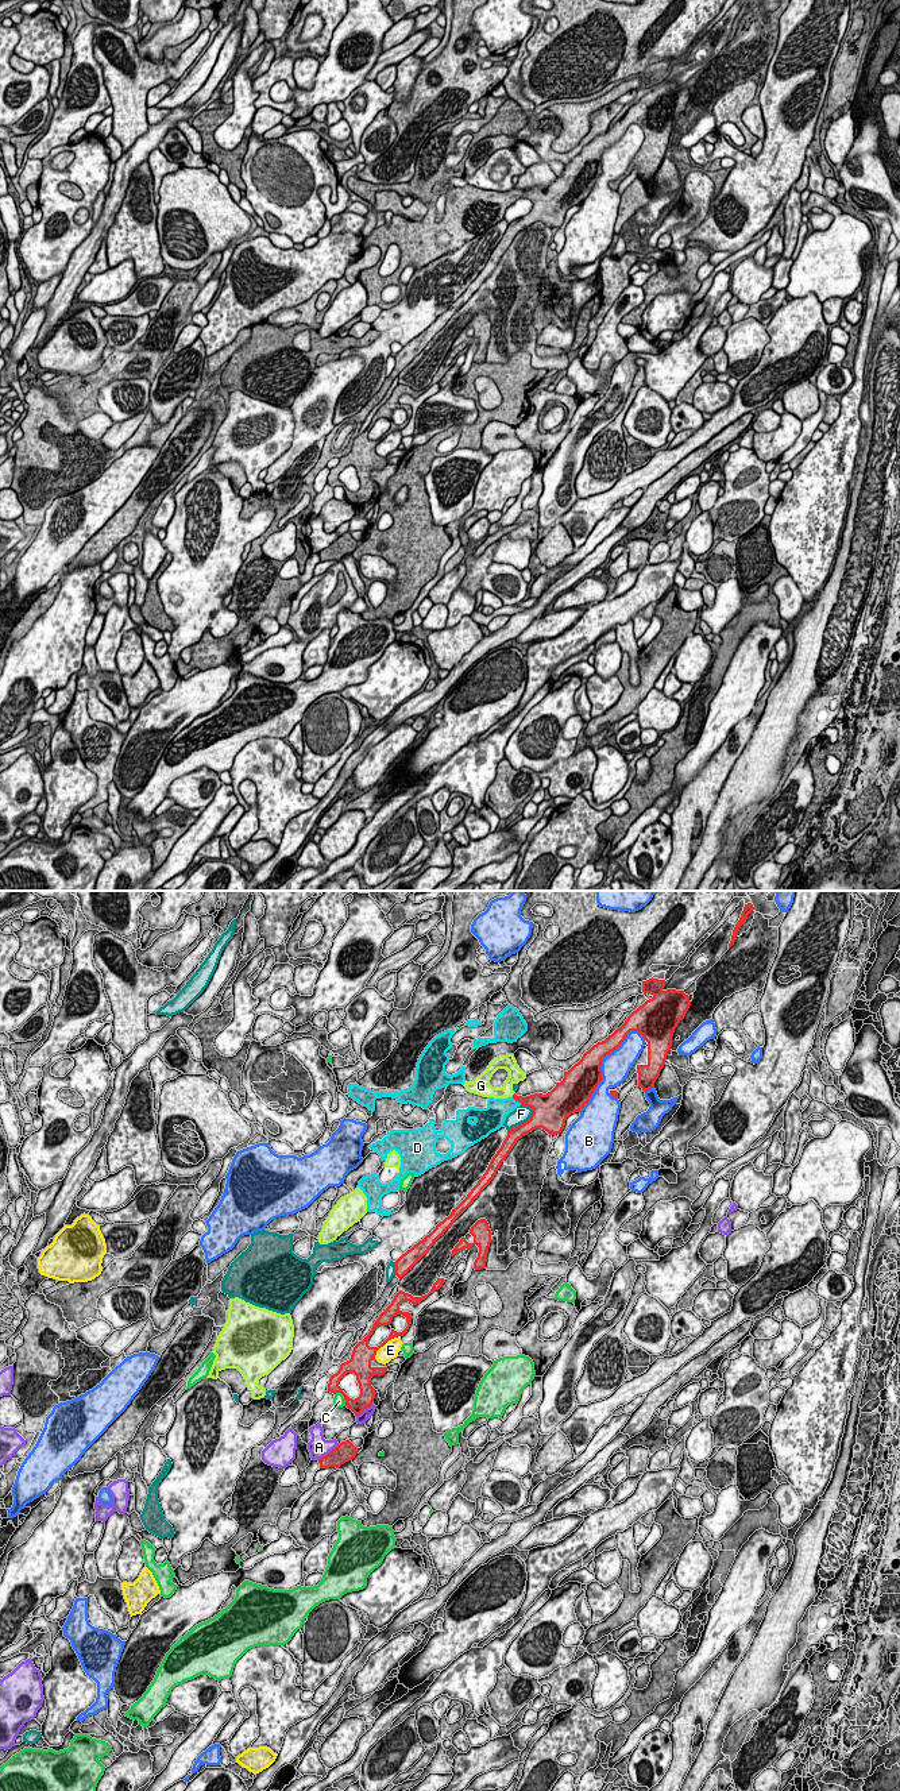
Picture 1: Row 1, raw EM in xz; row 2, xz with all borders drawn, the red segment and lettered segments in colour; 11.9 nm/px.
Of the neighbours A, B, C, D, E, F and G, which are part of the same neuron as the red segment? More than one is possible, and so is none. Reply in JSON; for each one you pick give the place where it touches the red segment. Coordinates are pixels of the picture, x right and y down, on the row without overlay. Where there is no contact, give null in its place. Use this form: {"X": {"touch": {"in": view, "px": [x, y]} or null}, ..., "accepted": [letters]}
{"D": {"touch": {"in": "xz", "px": [517, 193]}}, "accepted": ["D"]}

